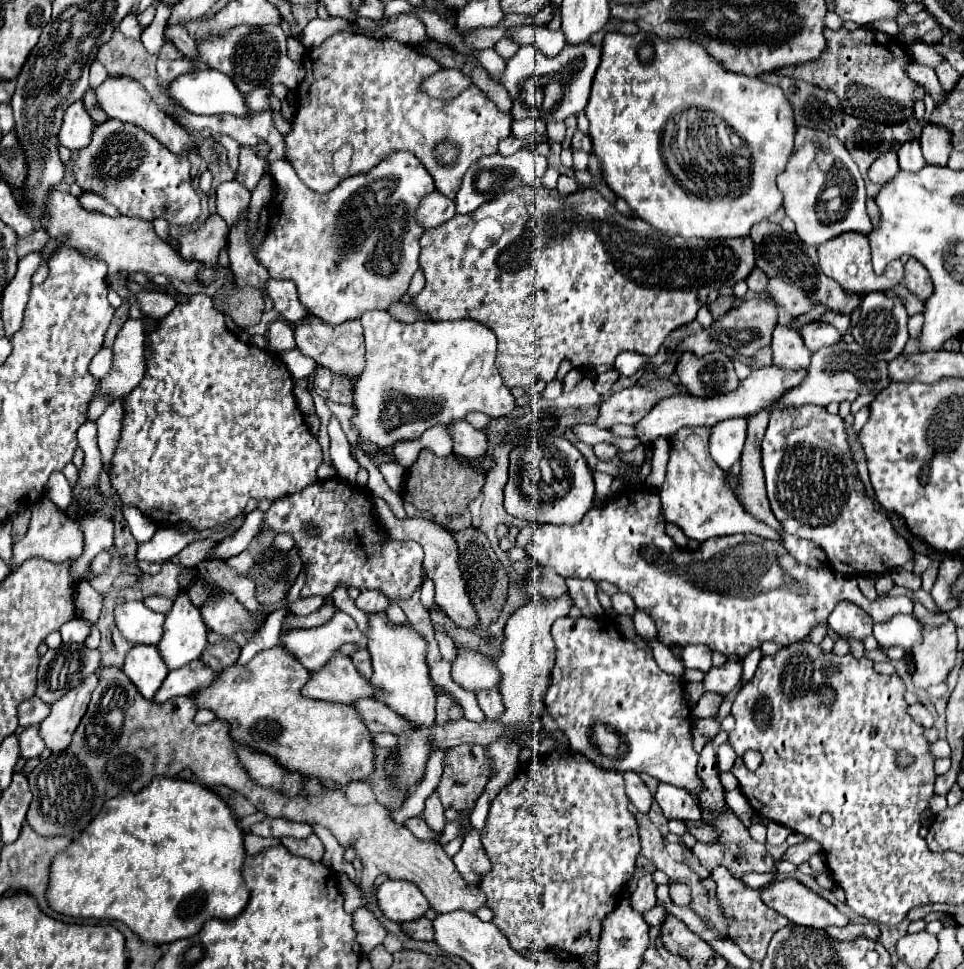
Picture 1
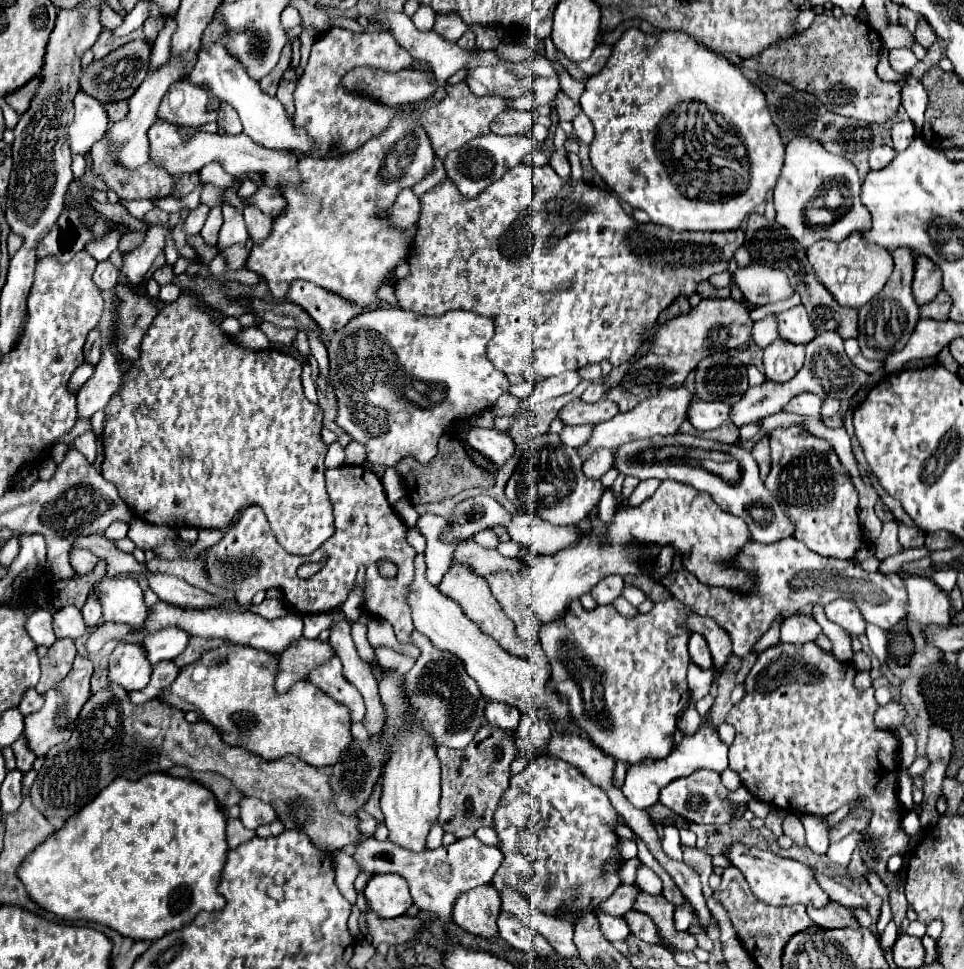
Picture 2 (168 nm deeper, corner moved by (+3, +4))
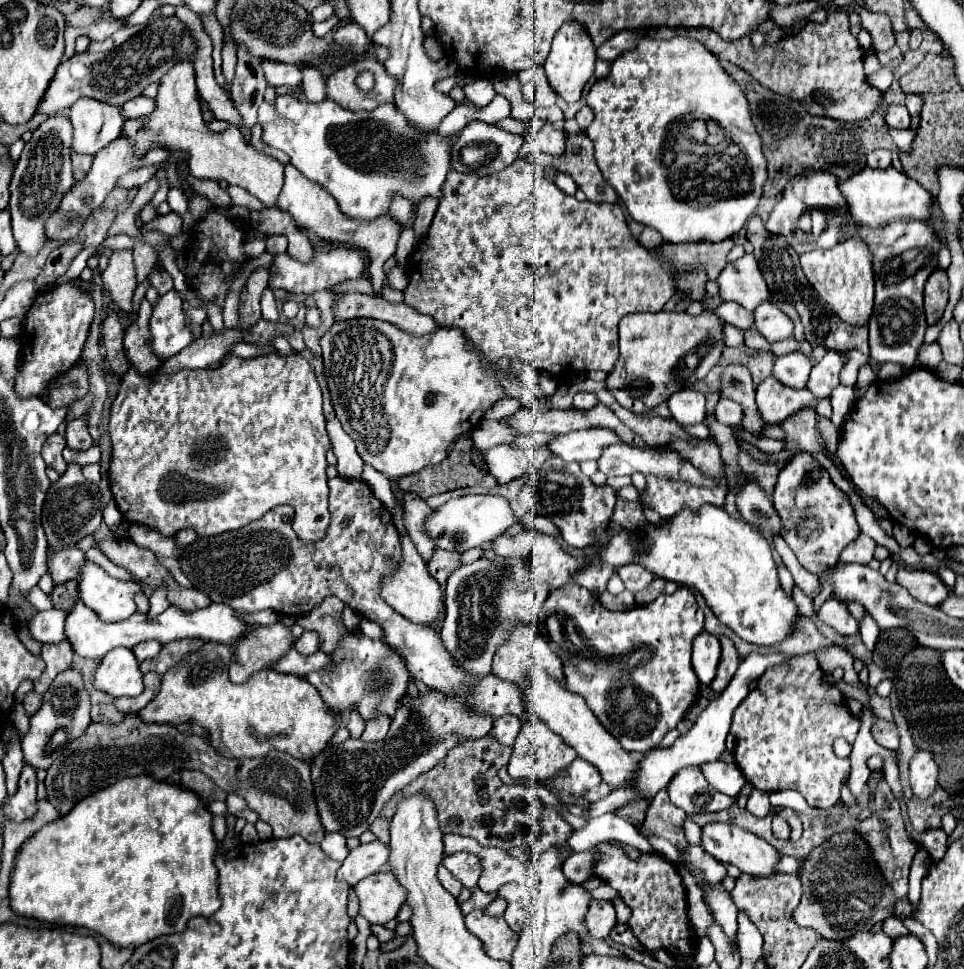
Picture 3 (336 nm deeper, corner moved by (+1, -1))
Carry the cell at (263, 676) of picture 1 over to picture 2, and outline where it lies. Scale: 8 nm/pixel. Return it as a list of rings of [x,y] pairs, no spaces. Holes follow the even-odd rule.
[[[224,644],[180,668],[176,682],[162,690],[158,700],[182,712],[197,712],[201,720],[216,726],[228,746],[240,746],[268,762],[294,754],[316,768],[336,764],[342,750],[352,744],[348,708],[308,680],[292,684],[288,694],[276,694],[274,672],[272,654],[250,646]]]

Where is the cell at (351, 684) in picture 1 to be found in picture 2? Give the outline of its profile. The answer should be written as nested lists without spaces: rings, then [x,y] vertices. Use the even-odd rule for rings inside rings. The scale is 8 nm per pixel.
[[[300,638],[300,642],[296,642],[296,646],[292,646],[292,650],[284,650],[284,654],[276,654],[276,692],[286,694],[288,688],[298,682],[308,678],[308,672],[314,670],[316,666],[320,666],[322,662],[330,660],[334,656],[332,648],[328,646],[328,642],[320,642],[316,640],[308,640],[308,638]]]

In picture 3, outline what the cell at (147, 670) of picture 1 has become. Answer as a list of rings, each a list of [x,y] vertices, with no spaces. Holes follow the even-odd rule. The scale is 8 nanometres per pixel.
[[[114,649],[110,651],[96,669],[96,687],[112,697],[134,697],[144,691],[142,671],[132,649]]]

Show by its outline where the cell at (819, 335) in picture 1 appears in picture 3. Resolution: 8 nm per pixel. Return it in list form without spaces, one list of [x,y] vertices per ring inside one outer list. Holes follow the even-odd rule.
[[[768,301],[758,305],[754,311],[756,317],[756,329],[760,335],[764,335],[770,343],[772,341],[784,341],[794,333],[794,323],[790,317],[786,317],[780,309],[770,305]]]

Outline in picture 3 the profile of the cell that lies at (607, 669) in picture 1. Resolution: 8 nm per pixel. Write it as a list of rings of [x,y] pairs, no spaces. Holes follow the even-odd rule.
[[[570,583],[570,587],[566,587],[566,595],[548,597],[538,617],[538,627],[544,637],[548,637],[544,627],[548,615],[562,613],[574,621],[584,645],[598,657],[584,659],[558,651],[562,655],[568,691],[584,697],[598,721],[618,739],[622,747],[626,747],[626,751],[648,753],[660,745],[662,737],[684,719],[688,707],[696,701],[700,683],[690,663],[690,651],[692,639],[704,629],[704,613],[688,587],[678,587],[676,593],[660,595],[650,605],[636,607],[632,611],[608,611],[600,607],[602,605],[596,595],[590,595],[584,587]],[[640,649],[648,649],[650,655],[646,661],[632,667],[628,657]],[[632,685],[636,685],[636,689],[646,697],[640,697]]]

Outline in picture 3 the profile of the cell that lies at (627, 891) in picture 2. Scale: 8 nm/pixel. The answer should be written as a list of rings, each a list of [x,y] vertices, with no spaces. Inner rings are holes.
[[[594,901],[586,915],[586,927],[596,939],[606,939],[612,927],[618,923],[612,901]]]

